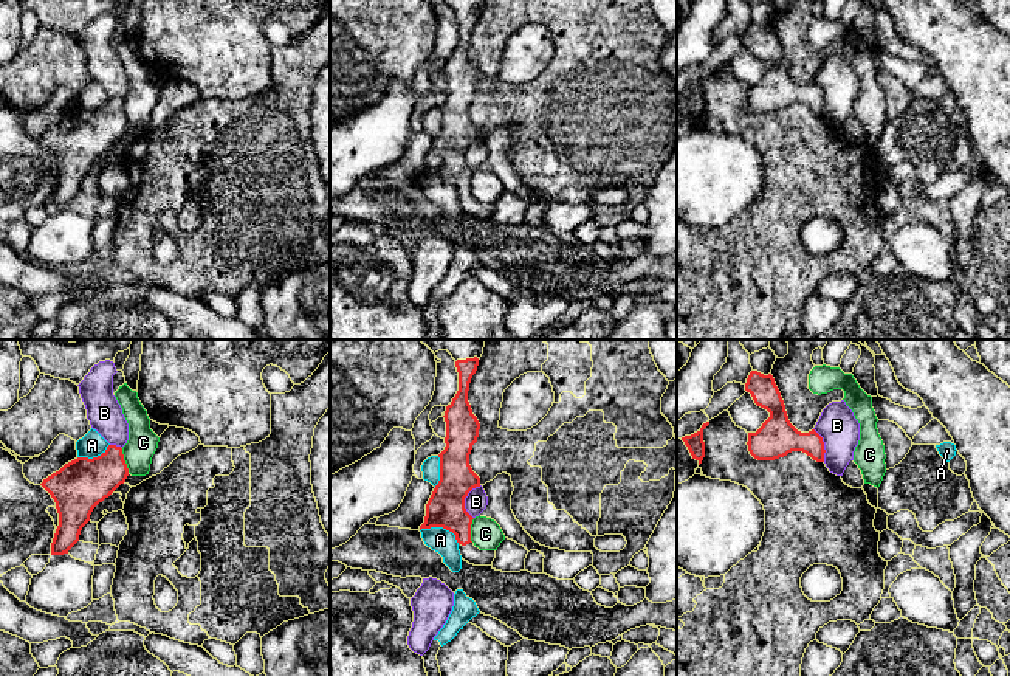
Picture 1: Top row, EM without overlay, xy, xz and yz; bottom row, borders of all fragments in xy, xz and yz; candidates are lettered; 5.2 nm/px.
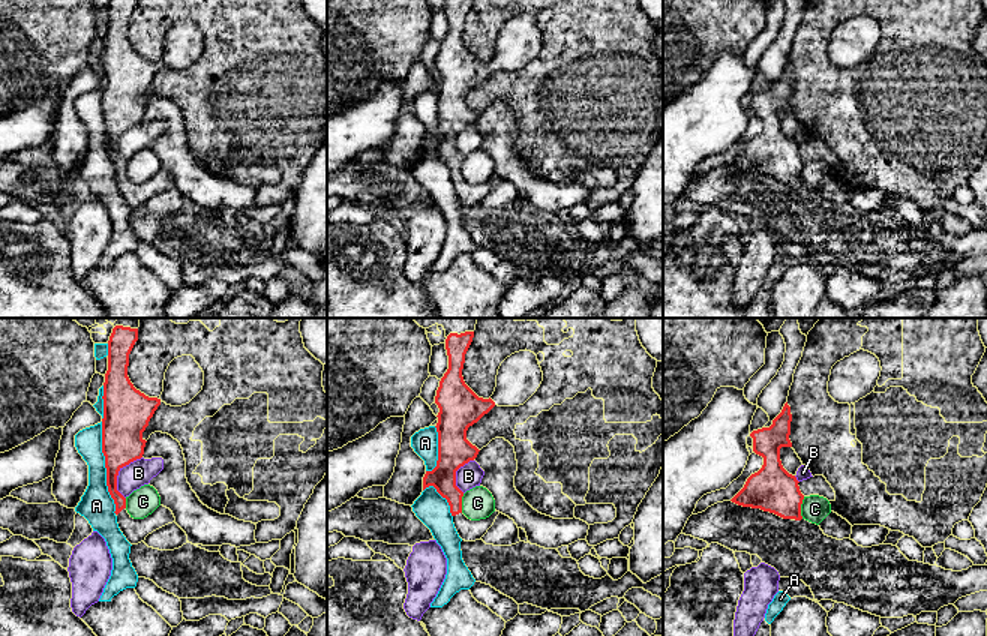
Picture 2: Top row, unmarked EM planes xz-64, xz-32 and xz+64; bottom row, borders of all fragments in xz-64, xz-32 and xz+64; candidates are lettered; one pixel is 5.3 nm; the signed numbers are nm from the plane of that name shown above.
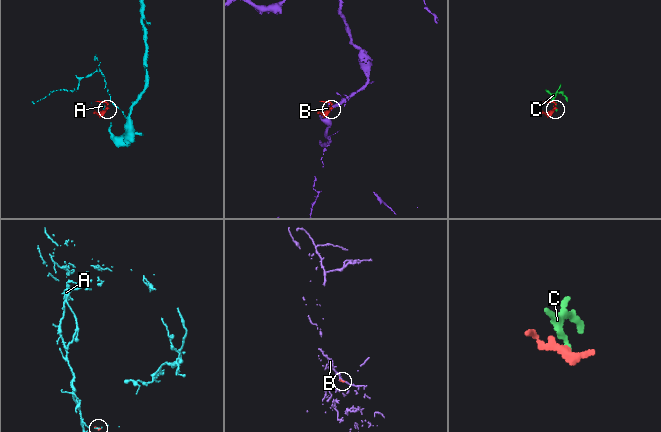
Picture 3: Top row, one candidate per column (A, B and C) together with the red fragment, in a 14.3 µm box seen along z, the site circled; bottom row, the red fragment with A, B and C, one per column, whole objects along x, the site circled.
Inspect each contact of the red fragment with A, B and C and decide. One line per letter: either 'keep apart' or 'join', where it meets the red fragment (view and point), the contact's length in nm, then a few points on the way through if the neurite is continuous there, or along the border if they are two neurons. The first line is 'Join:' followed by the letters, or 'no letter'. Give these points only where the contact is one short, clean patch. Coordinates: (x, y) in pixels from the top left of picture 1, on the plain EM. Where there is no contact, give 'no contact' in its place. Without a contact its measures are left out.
Join: no letter
A: keep apart | xz (442, 179) | 220 nm
B: keep apart | xz (463, 152) | 180 nm | along xz (480, 138), (476, 138), (465, 151), (465, 163), (473, 171)
C: keep apart | xy (124, 113) | 130 nm | along xy (121, 101), (129, 124)

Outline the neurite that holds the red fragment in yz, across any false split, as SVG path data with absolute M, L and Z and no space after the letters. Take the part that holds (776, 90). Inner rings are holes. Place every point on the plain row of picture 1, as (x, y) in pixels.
M751 23L745 43L754 56L770 65L756 85L748 85L748 104L758 113L775 113L792 104L802 104L816 115L824 115L824 95L815 84L801 85L788 73L784 53L771 26Z

